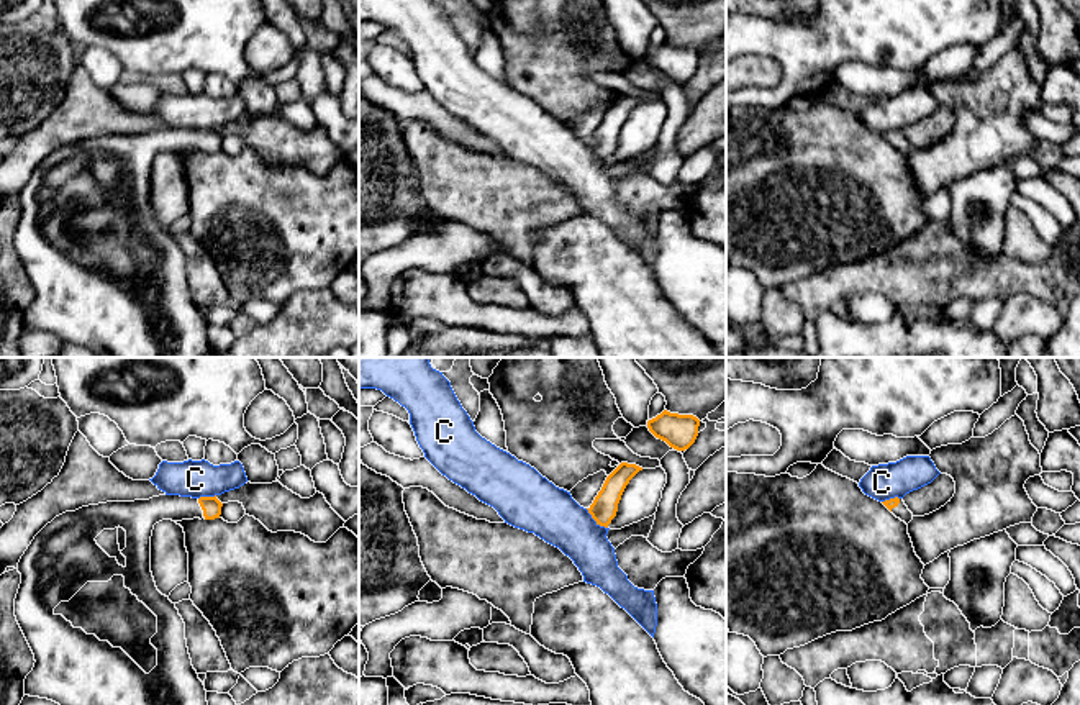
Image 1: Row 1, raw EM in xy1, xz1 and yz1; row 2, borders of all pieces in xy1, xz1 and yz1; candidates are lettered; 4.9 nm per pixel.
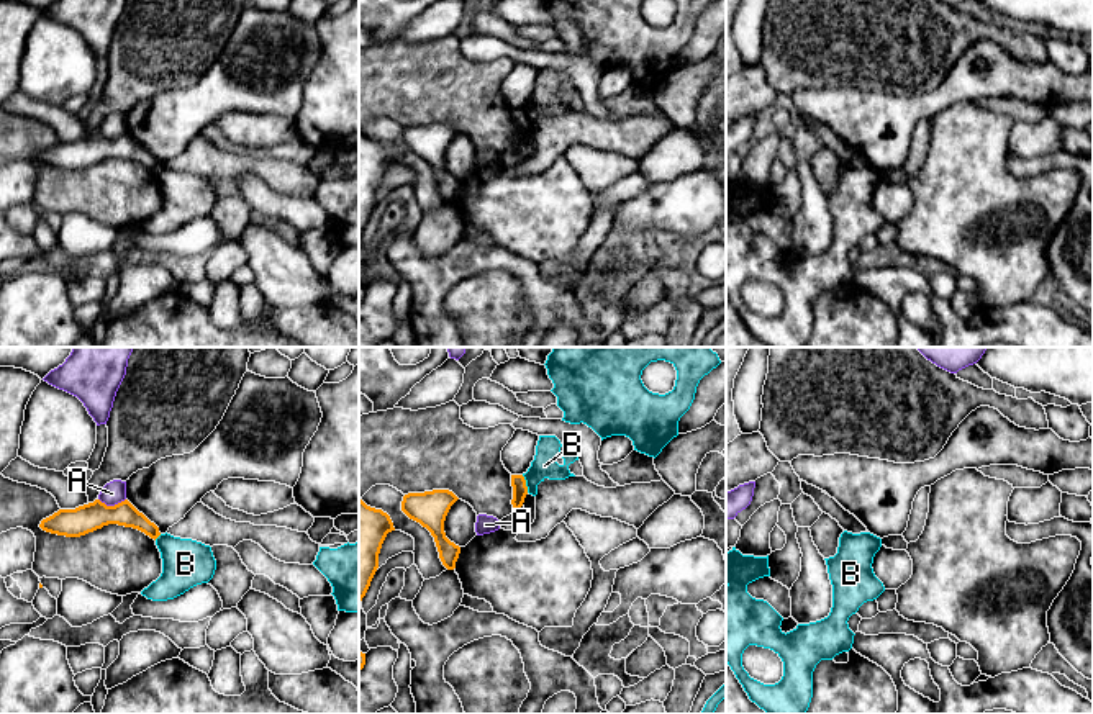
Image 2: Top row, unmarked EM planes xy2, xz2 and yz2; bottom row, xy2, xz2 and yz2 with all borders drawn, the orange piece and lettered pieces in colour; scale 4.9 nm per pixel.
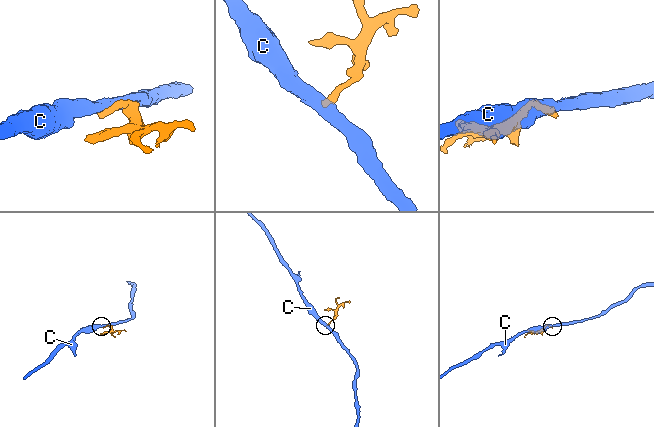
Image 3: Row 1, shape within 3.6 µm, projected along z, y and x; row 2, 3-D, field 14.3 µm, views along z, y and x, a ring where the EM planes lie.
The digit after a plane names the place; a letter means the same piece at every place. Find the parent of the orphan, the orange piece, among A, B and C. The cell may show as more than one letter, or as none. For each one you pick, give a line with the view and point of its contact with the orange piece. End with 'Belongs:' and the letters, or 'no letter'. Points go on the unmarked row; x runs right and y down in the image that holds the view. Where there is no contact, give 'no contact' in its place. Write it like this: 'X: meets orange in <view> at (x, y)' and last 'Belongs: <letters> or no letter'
Belongs: no letter

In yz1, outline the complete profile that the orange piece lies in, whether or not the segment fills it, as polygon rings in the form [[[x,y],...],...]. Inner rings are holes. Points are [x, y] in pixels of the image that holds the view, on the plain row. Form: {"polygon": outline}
{"polygon": [[[890,131],[882,134],[896,151],[905,154],[906,157],[913,152],[913,146],[905,138],[903,131]]]}

